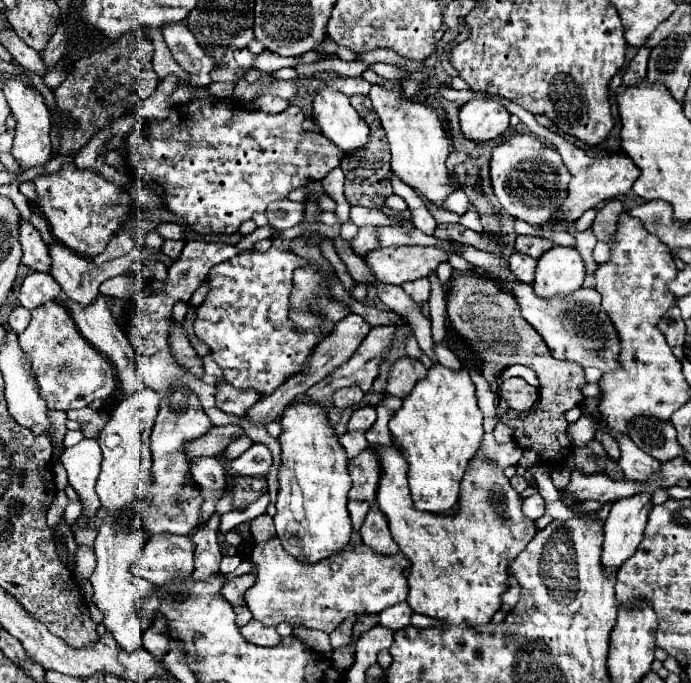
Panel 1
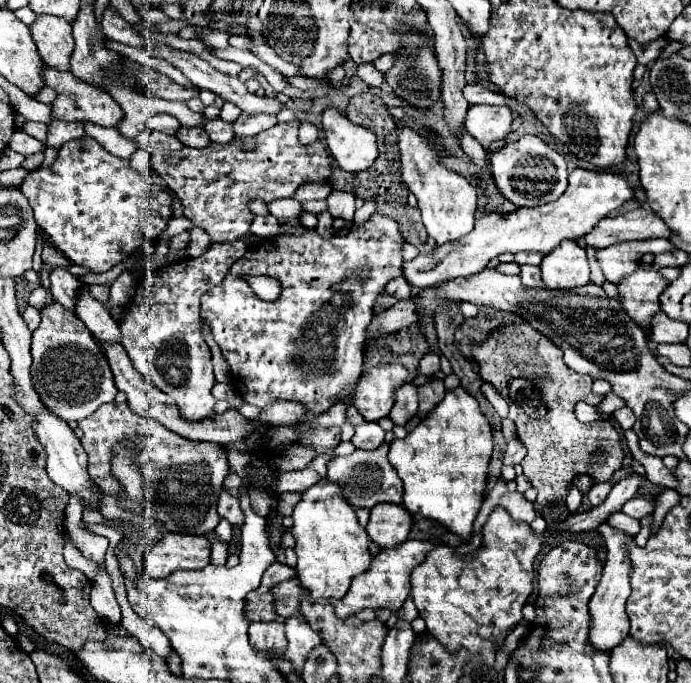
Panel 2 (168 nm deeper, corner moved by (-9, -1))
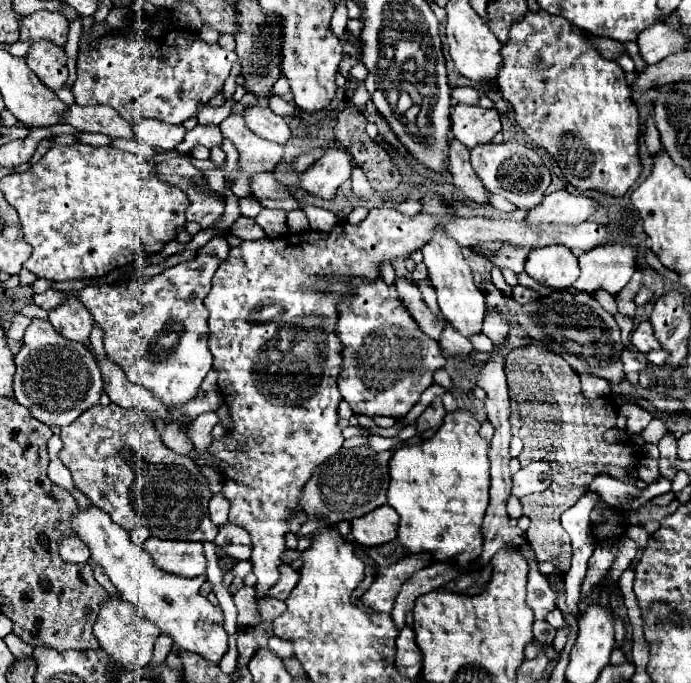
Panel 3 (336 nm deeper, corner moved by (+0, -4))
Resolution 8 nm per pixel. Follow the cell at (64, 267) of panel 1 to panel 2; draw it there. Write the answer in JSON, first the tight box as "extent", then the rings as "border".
{"extent":[75,287,121,343],"border":[[[83,287],[83,291],[79,293],[75,315],[85,323],[85,327],[99,343],[121,343],[117,321],[107,313],[107,309],[101,303],[97,303],[89,295],[87,287]]]}

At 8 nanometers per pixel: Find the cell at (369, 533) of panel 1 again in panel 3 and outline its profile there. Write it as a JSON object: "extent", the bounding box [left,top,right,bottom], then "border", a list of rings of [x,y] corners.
{"extent":[352,504,400,548],"border":[[[384,504],[360,518],[352,520],[352,536],[362,548],[374,548],[396,538],[400,518],[394,508]]]}

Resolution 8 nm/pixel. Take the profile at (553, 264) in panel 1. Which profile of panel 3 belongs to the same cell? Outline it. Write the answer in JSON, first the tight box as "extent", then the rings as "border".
{"extent":[526,246,578,290],"border":[[[564,246],[534,248],[526,260],[526,274],[552,290],[570,288],[578,274],[578,258]]]}

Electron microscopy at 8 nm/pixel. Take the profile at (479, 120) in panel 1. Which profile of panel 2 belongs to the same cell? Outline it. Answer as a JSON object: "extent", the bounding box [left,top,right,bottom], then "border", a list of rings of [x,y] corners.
{"extent":[465,105,513,149],"border":[[[471,105],[465,129],[487,149],[493,141],[505,139],[511,129],[513,115],[505,105]]]}

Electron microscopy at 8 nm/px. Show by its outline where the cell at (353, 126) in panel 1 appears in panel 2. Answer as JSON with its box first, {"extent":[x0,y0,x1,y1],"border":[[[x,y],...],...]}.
{"extent":[323,107,377,173],"border":[[[331,107],[323,113],[323,129],[329,153],[339,169],[349,173],[365,171],[377,159],[375,135],[369,129],[347,121],[337,109]]]}

